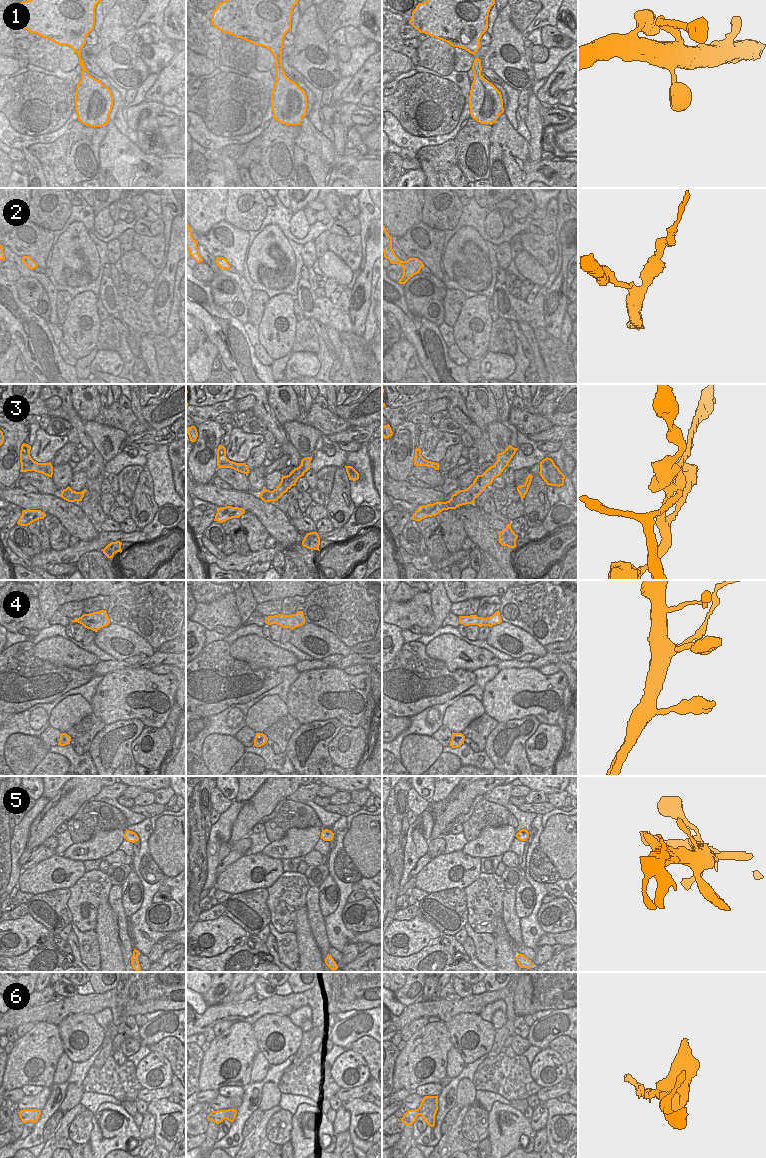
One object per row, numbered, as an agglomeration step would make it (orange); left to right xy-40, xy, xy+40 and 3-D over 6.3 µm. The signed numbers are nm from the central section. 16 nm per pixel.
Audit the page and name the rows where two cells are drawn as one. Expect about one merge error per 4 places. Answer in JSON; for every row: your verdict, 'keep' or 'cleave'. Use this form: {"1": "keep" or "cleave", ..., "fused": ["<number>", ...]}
{"1": "keep", "2": "keep", "3": "cleave", "4": "keep", "5": "keep", "6": "cleave", "fused": ["3", "6"]}

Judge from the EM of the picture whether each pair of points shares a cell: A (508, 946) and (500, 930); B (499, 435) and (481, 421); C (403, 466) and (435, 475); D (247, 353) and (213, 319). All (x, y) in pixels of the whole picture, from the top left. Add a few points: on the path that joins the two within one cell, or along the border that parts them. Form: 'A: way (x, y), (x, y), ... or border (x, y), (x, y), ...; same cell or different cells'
A: way (504, 942), (501, 934); same cell
B: border (496, 420), (492, 421), (485, 430); different cells
C: border (414, 465), (410, 474); different cells
D: way (235, 341), (231, 337), (230, 323), (225, 322); same cell

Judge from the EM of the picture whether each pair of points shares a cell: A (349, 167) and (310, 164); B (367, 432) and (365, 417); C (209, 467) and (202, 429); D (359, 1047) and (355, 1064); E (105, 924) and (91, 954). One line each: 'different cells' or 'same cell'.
A: same cell
B: different cells
C: same cell
D: different cells
E: different cells

